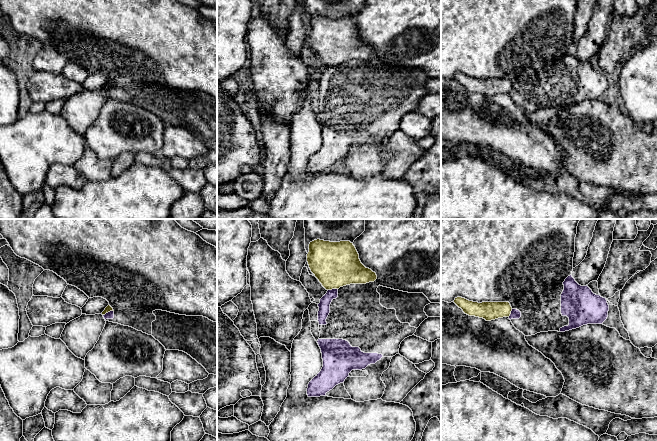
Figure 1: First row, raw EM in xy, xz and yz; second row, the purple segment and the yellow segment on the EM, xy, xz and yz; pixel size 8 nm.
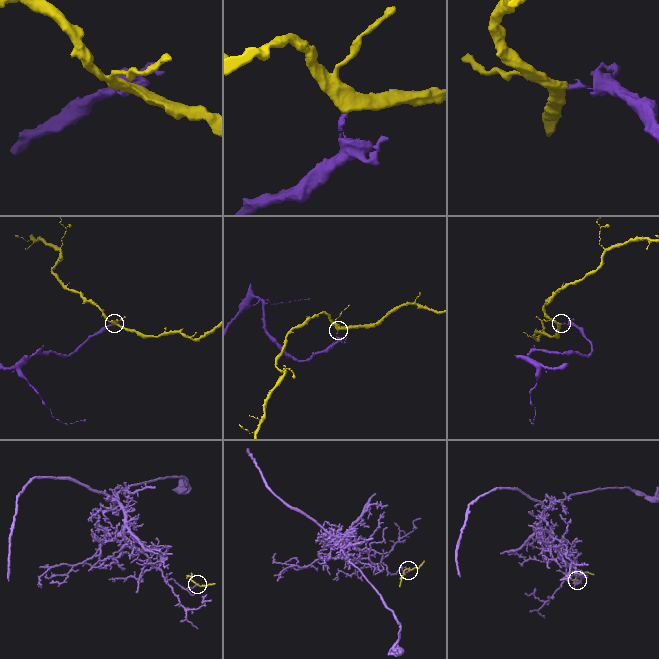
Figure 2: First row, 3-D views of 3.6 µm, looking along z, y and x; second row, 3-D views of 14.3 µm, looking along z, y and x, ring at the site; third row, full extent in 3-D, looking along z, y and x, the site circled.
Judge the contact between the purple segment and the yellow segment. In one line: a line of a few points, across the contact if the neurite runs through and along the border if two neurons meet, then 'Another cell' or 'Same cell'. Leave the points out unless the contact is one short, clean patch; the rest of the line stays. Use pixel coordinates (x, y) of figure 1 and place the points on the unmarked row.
Line: xz (337, 64), (328, 66). Another cell

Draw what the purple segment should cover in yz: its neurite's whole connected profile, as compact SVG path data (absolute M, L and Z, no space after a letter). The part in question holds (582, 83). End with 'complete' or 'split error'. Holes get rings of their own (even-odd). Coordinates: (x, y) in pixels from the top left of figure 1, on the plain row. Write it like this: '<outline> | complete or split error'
M572 51L563 58L561 90L569 94L569 101L560 108L569 107L587 100L602 100L608 93L609 81L606 74L596 71L586 61L579 61Z | complete

